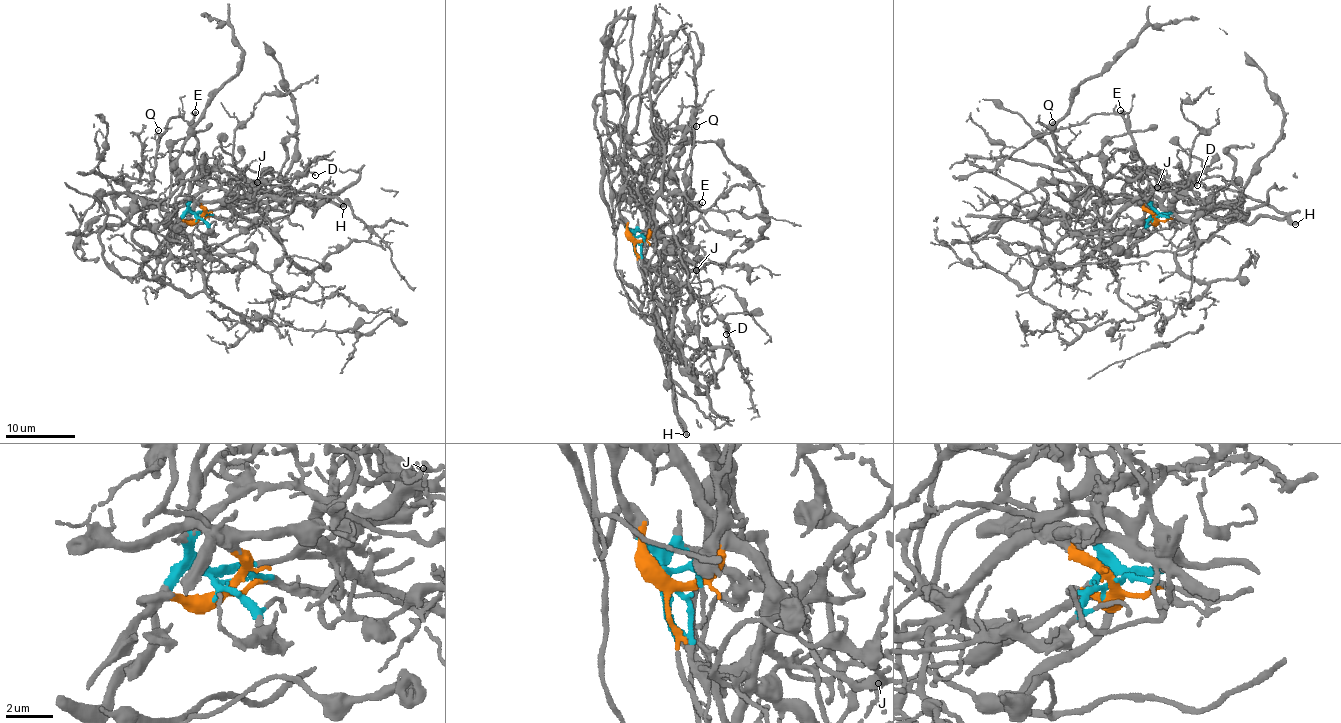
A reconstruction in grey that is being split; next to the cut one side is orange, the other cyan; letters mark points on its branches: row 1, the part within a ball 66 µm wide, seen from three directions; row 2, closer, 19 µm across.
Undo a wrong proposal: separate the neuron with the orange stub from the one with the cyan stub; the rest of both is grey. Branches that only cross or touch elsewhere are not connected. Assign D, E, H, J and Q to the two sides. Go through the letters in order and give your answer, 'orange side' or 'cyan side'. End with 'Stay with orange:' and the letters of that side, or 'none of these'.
D: cyan side
E: orange side
H: cyan side
J: cyan side
Q: orange side
Stay with orange: E, Q

